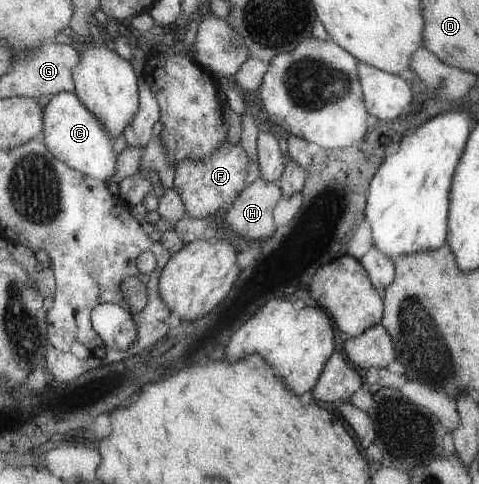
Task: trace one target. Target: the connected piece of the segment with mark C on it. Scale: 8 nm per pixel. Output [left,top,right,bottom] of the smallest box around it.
[40,93,116,182]

